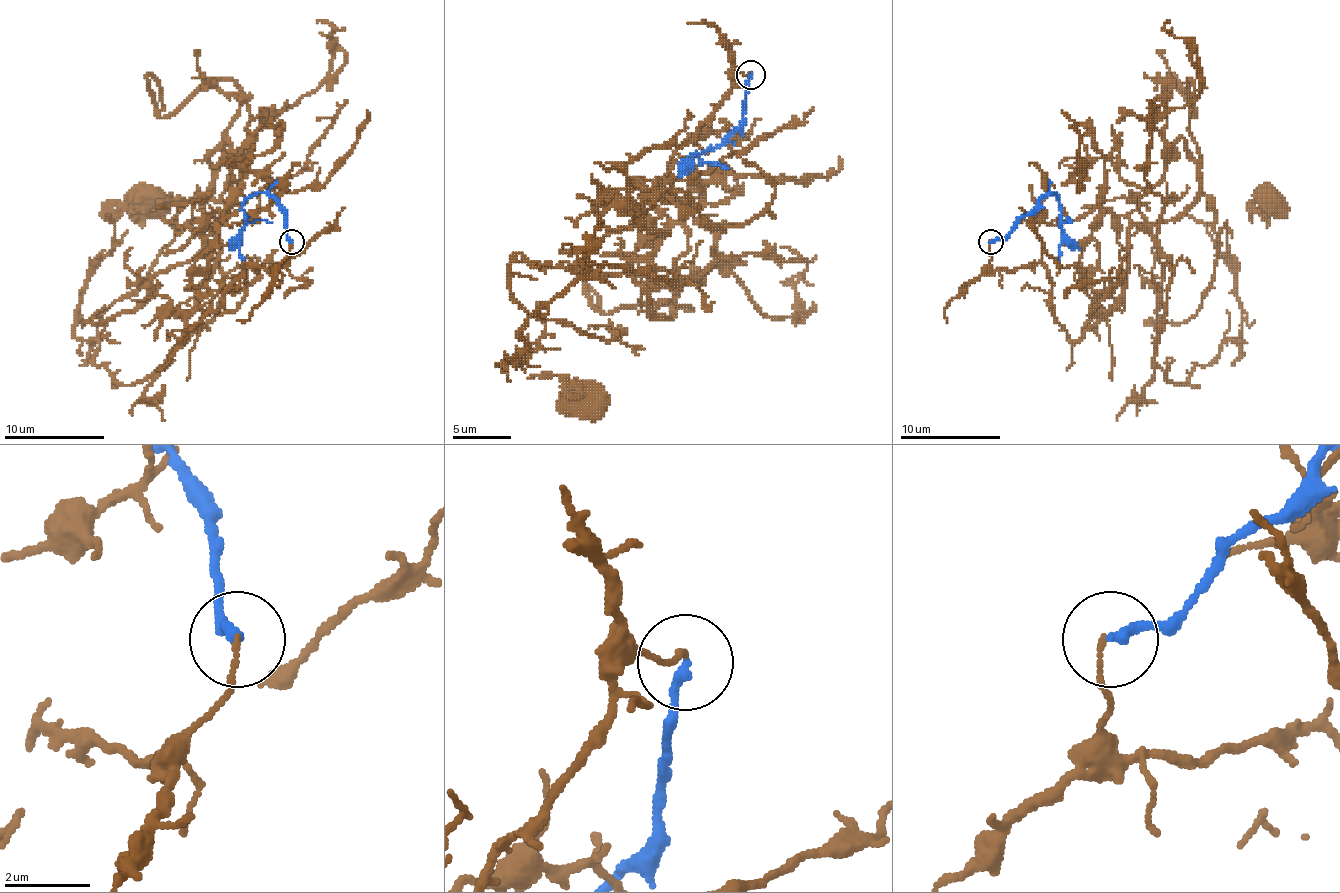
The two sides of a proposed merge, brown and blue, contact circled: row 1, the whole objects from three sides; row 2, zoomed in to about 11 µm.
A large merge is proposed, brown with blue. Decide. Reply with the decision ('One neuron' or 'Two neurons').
Two neurons

